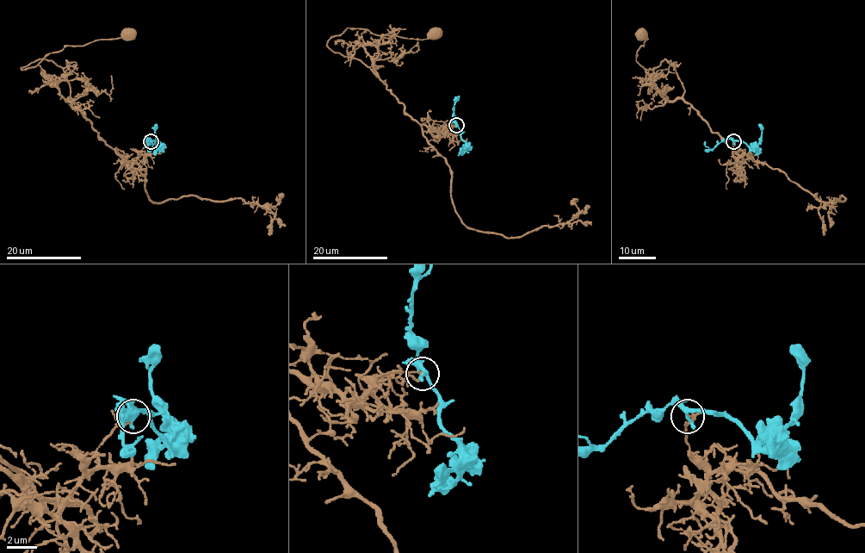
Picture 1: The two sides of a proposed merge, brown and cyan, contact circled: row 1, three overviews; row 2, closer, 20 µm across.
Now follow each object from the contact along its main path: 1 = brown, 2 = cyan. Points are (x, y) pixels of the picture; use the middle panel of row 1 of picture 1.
1: (456, 125), (438, 133), (421, 125), (367, 65), (326, 43), (348, 27), (411, 39), (435, 38), (442, 32)
2: (456, 125), (465, 141), (466, 148), (463, 151)

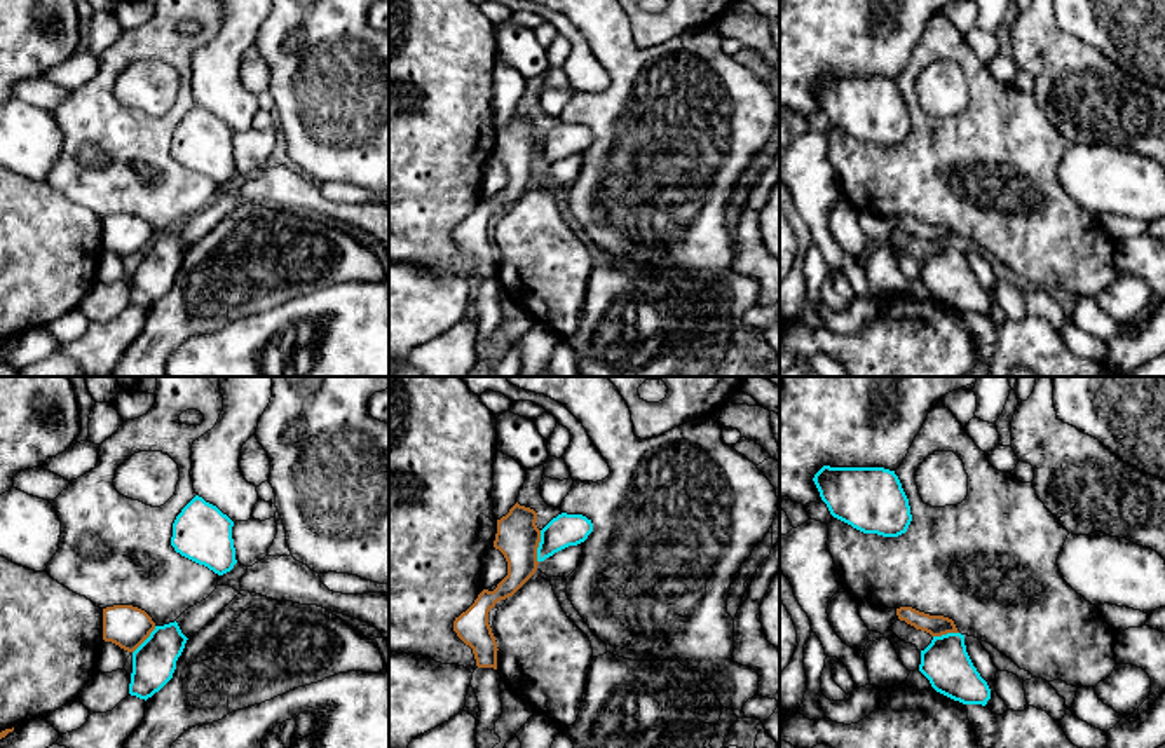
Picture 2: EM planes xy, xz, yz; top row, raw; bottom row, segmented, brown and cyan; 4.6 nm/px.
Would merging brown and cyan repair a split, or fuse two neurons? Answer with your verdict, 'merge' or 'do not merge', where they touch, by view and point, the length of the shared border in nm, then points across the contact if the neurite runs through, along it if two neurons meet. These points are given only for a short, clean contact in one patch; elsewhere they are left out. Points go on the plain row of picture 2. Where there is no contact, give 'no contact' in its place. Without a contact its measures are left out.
do not merge | xz (538, 156) | 150 nm | along xz (541, 140), (538, 171)

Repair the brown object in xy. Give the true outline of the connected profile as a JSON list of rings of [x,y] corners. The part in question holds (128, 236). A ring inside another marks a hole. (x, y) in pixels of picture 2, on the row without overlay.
[[[133,214],[103,218],[103,249],[134,262],[155,239],[152,227]]]

